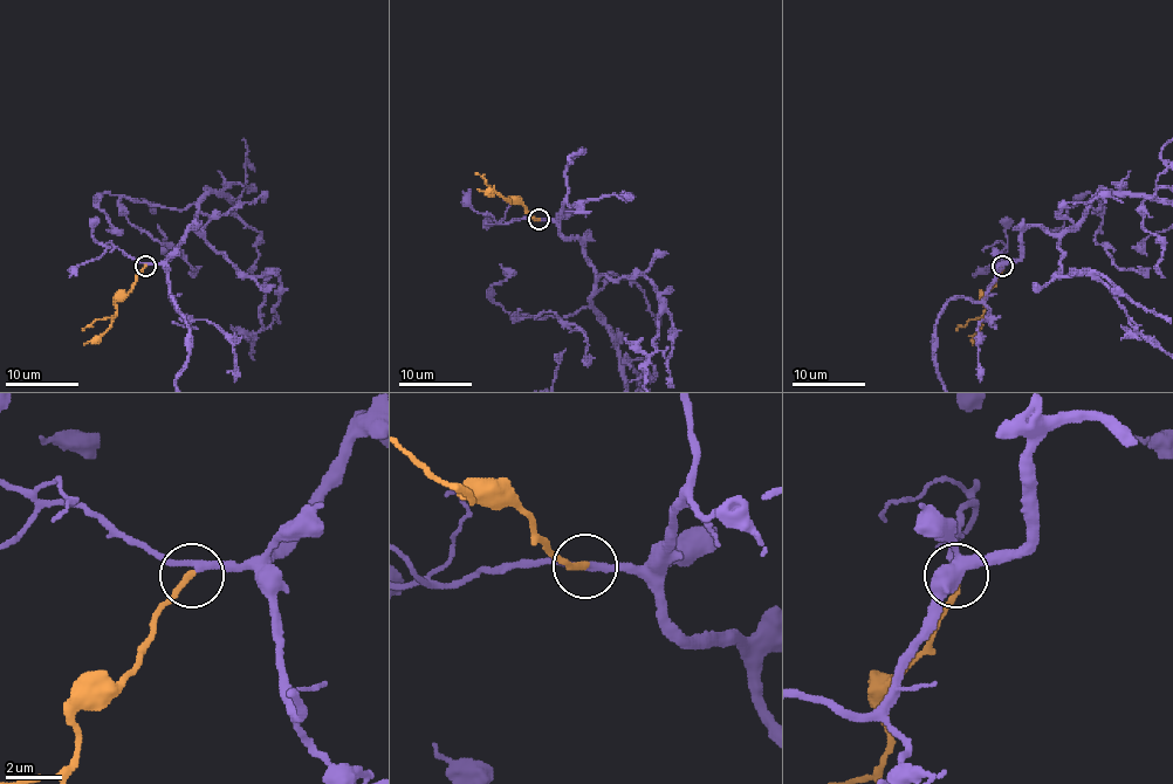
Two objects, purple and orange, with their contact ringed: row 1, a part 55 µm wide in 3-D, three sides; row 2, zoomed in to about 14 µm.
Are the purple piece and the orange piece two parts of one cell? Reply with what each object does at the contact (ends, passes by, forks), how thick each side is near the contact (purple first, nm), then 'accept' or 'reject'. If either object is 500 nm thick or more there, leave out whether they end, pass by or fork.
purple passes by; orange ends; calibres 240 and 240 nm; accept

